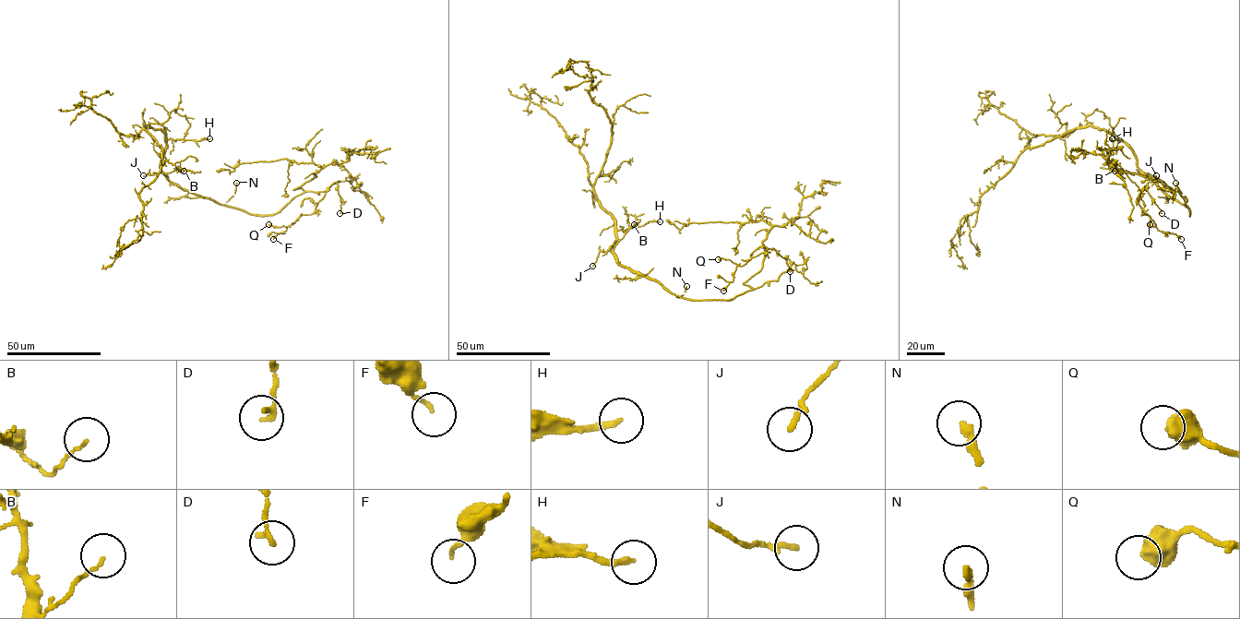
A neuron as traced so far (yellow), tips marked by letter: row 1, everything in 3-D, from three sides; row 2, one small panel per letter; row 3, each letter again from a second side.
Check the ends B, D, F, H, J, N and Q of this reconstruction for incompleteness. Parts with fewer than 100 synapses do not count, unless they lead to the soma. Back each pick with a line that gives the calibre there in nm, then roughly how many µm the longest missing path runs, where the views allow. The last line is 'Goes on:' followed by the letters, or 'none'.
N: calibre 200 nm; missing 30 µm
Goes on: N

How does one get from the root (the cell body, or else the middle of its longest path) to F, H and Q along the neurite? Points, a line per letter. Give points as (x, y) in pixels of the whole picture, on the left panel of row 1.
F: (172, 184), (250, 213), (274, 215), (295, 196), (326, 191), (339, 181), (312, 214), (302, 214), (273, 239)
H: (172, 184), (161, 170), (167, 140), (209, 138)
Q: (172, 184), (250, 213), (274, 215), (295, 196), (326, 191), (339, 181), (312, 214), (287, 226), (268, 224)

